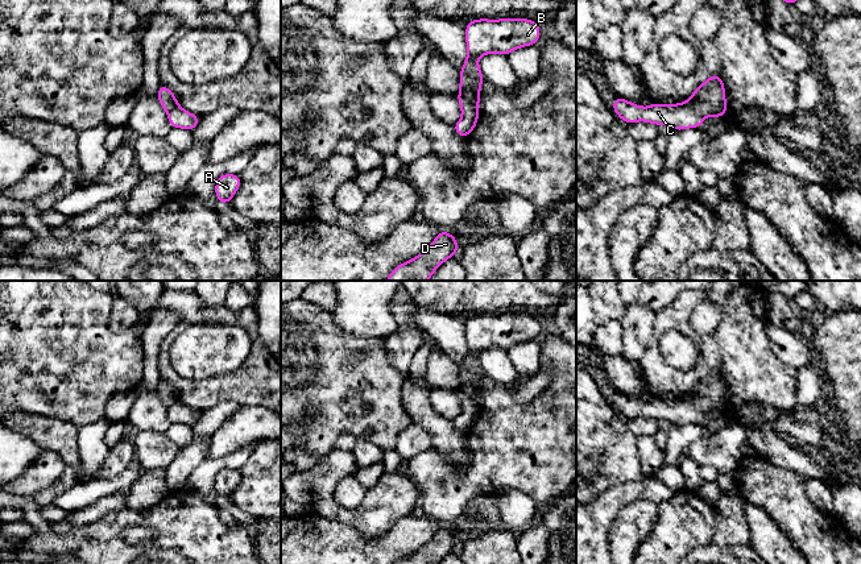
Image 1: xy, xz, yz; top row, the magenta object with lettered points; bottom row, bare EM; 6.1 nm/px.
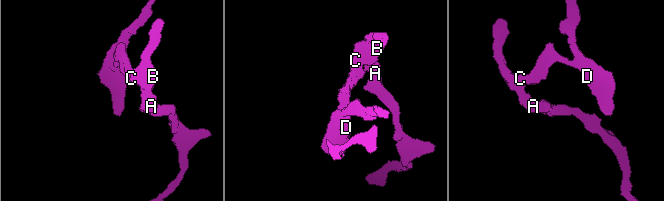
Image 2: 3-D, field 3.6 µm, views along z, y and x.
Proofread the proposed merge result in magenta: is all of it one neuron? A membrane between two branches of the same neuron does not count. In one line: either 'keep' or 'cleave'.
keep

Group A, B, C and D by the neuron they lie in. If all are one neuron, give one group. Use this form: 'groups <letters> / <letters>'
groups A B C D

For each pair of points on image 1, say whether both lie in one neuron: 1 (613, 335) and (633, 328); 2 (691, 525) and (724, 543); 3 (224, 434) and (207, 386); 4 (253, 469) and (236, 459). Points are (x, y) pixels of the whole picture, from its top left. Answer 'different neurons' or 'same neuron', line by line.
1: different neurons
2: different neurons
3: different neurons
4: different neurons

